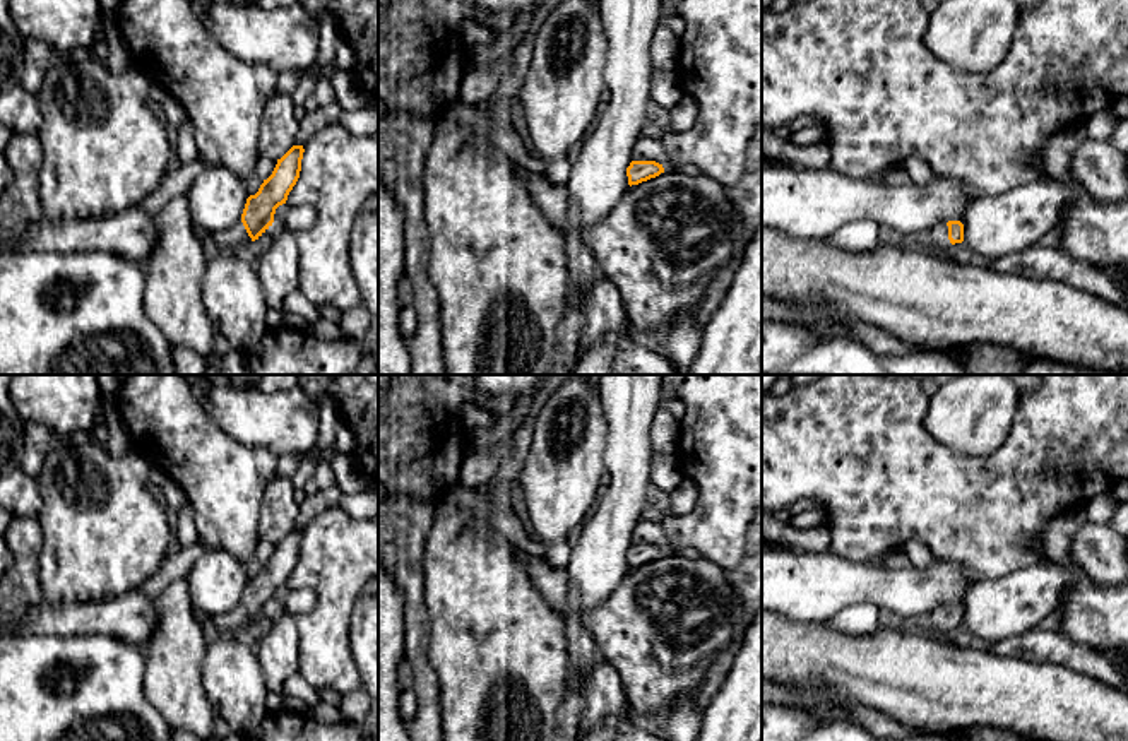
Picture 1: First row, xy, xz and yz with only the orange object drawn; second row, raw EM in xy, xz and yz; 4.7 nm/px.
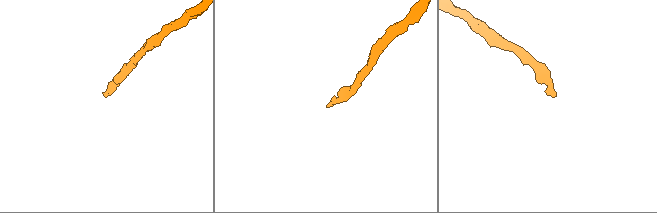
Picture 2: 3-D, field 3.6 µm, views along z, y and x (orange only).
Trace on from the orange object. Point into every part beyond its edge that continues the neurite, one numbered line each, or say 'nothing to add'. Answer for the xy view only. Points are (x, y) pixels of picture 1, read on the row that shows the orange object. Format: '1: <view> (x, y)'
1: xy (235, 238)

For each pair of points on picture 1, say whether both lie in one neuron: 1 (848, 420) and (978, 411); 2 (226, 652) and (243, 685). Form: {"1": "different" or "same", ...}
{"1": "different", "2": "same"}

